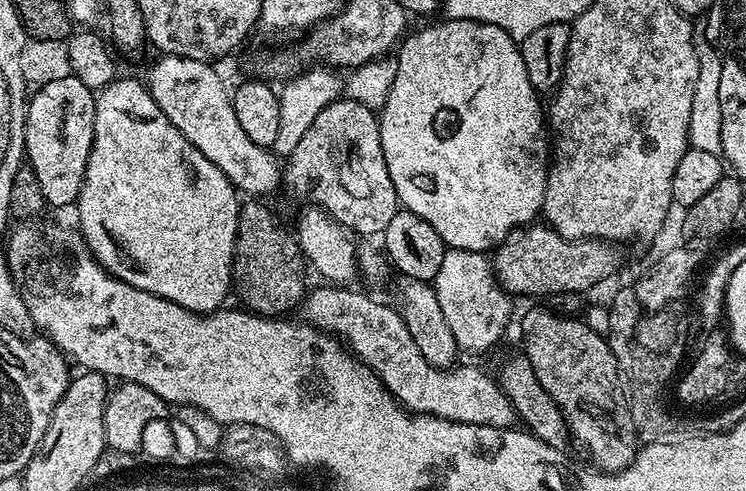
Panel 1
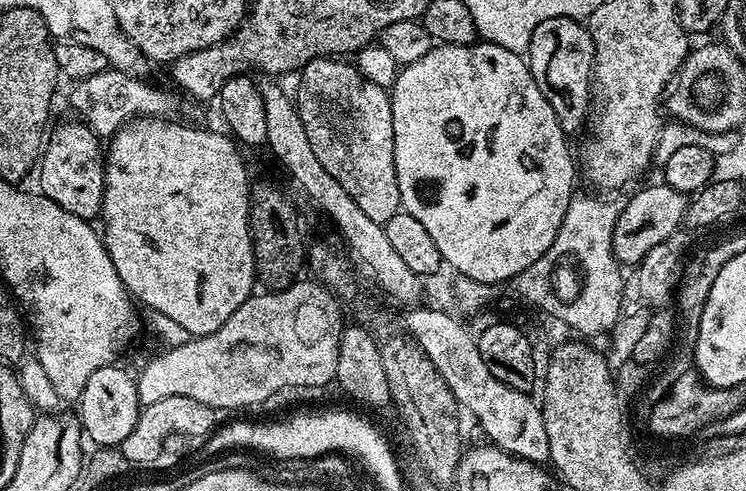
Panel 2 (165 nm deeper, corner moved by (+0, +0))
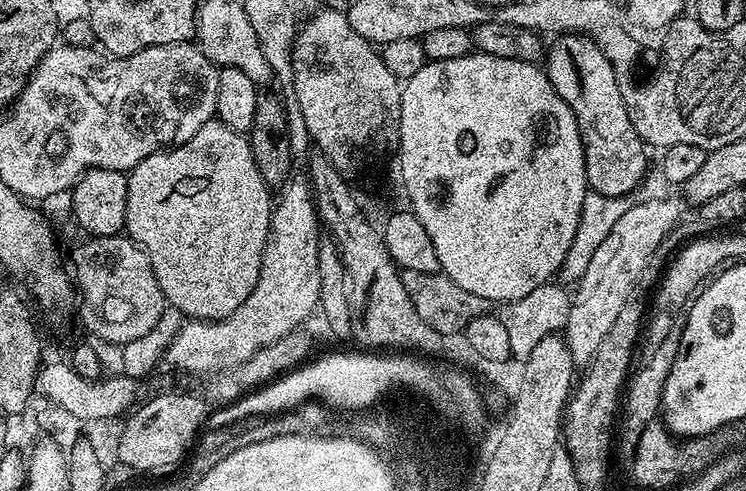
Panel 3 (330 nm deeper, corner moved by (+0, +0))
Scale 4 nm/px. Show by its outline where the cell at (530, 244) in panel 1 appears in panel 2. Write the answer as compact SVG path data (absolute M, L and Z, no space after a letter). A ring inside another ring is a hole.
M657 182L645 188L637 187L628 201L623 201L618 222L614 224L612 253L624 266L635 266L640 263L658 242L666 242L676 232L681 231L688 214L689 197L683 192L674 190L670 185Z

